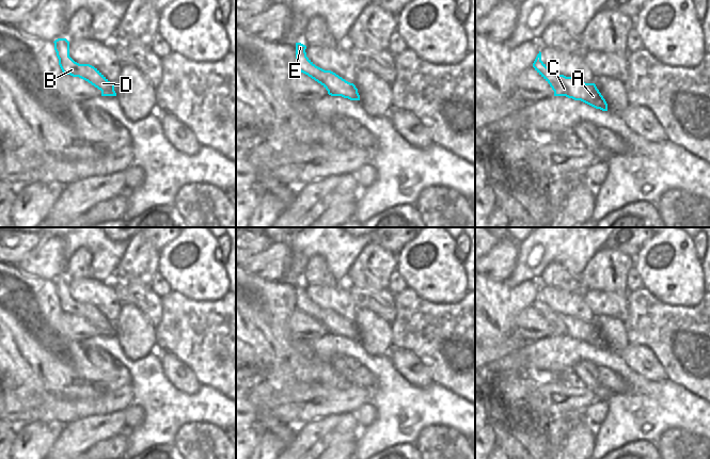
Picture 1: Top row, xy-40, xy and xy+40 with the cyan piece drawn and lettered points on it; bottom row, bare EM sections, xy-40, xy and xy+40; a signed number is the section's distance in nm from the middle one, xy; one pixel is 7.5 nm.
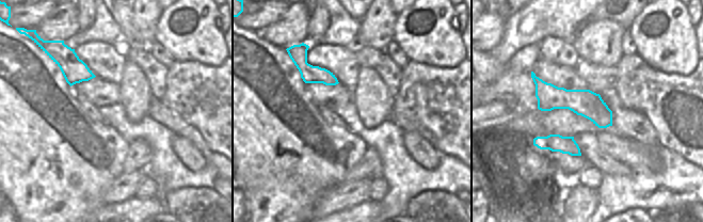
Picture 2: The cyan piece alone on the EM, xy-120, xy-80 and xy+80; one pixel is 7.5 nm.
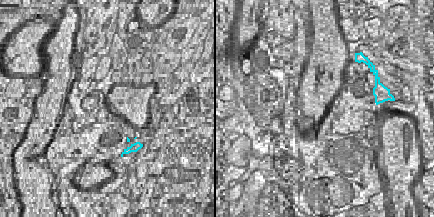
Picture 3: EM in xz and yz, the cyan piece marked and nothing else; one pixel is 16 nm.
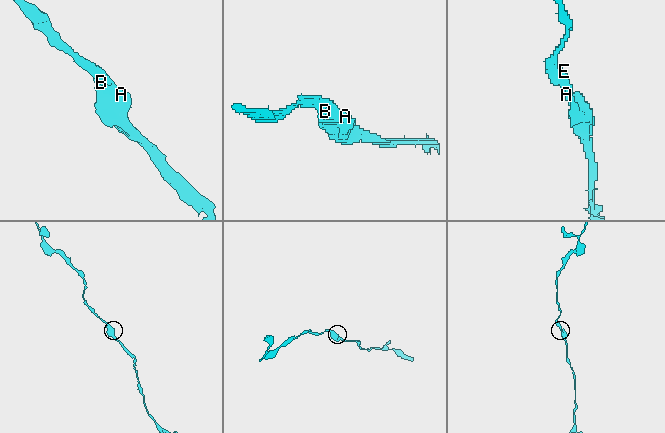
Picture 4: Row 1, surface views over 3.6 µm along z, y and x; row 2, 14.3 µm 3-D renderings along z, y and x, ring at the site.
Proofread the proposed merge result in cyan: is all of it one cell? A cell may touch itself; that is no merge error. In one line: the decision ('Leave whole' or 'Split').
Leave whole

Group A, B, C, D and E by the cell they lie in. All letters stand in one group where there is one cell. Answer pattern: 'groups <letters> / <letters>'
groups A B C D E

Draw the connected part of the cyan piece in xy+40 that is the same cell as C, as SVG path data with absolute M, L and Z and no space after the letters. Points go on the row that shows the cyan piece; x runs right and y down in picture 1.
M540 51L533 63L533 67L550 84L554 91L554 96L566 96L581 100L596 109L608 111L608 104L595 83L585 83L551 70L541 61Z

